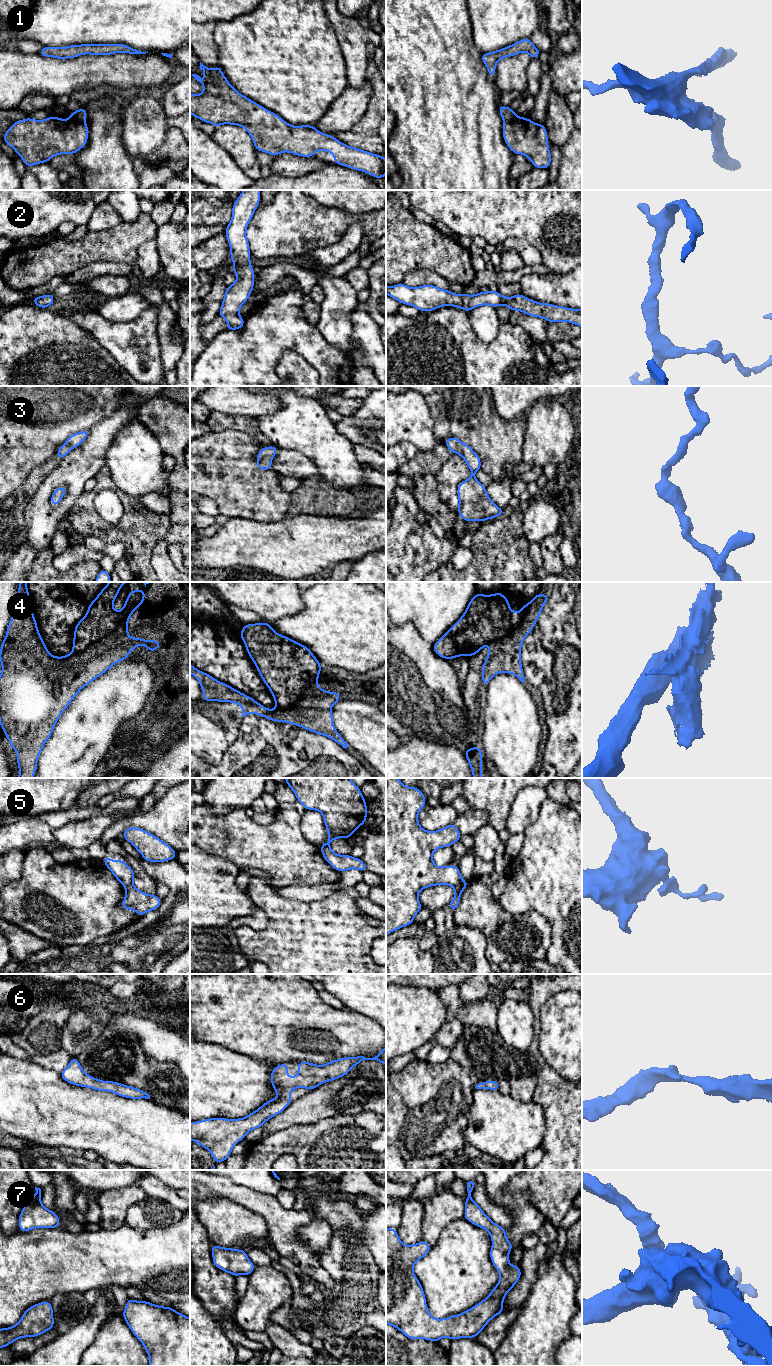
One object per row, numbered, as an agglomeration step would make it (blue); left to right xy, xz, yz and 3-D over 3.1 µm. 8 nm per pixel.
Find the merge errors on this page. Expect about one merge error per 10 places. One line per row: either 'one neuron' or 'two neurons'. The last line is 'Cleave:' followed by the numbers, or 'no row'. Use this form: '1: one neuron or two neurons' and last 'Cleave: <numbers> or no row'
1: one neuron
2: one neuron
3: one neuron
4: one neuron
5: two neurons
6: one neuron
7: one neuron
Cleave: 5

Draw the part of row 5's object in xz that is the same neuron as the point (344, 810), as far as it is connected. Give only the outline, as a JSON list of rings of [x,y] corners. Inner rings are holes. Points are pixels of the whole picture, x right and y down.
[[[285,778],[285,782],[306,810],[317,810],[322,813],[328,831],[328,842],[319,845],[320,849],[330,846],[335,839],[351,838],[352,834],[367,822],[365,798],[351,778]]]

